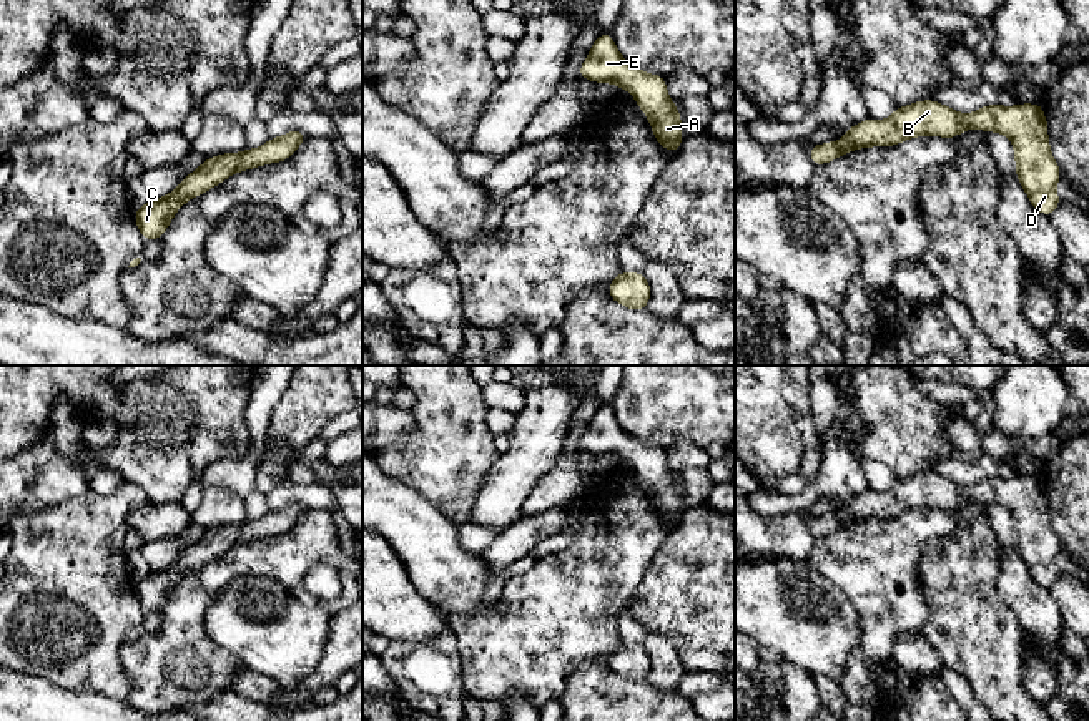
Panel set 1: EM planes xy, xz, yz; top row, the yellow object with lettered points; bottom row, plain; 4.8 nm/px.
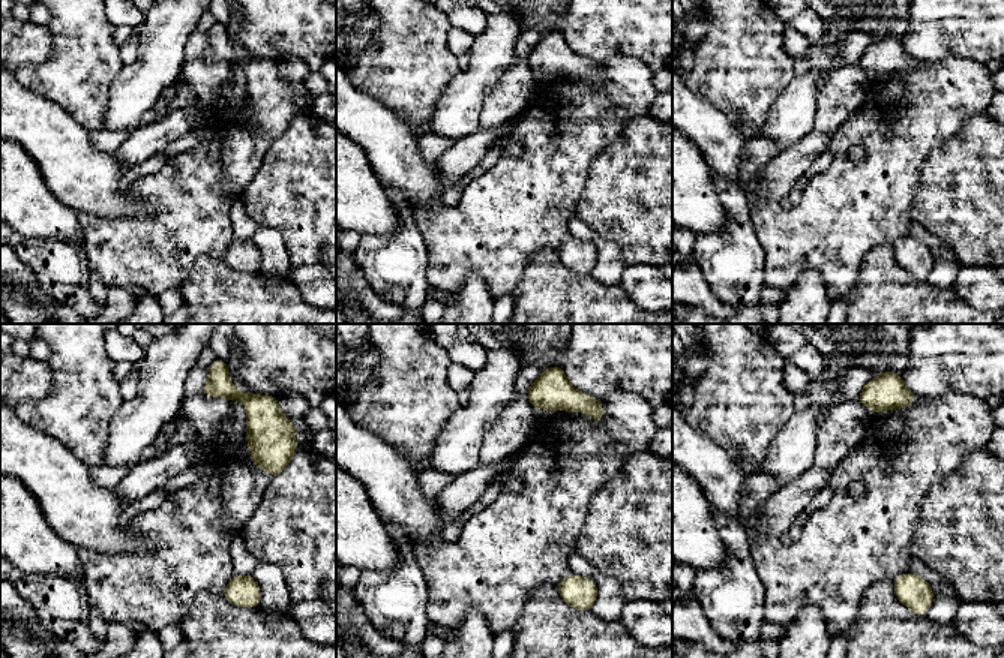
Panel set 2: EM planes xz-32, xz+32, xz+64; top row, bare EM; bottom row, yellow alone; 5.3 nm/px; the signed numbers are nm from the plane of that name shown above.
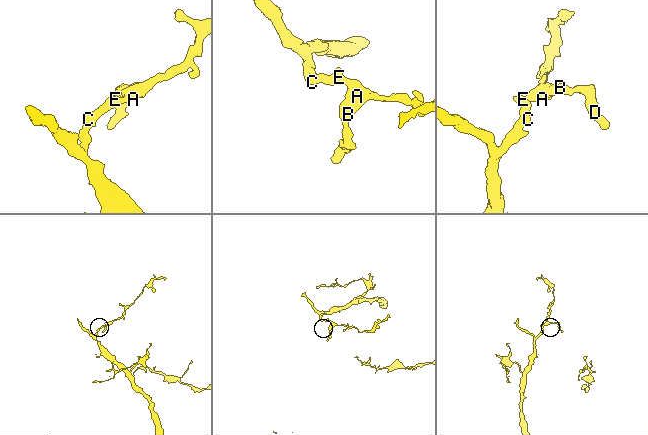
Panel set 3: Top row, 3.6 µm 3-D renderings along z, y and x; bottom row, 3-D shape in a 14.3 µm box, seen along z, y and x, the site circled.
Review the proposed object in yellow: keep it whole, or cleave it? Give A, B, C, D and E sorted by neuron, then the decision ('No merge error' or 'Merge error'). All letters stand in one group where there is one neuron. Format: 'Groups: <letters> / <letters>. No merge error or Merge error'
Groups: A B C D E. No merge error

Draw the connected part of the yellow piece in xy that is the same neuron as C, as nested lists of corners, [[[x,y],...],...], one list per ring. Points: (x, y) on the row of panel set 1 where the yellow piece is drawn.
[[[293,130],[279,138],[269,138],[261,148],[246,148],[241,153],[223,153],[206,158],[204,163],[188,174],[168,196],[160,199],[151,198],[145,206],[135,209],[135,223],[143,239],[161,239],[173,214],[188,199],[209,191],[238,171],[288,159],[306,138],[308,135],[304,131]]]

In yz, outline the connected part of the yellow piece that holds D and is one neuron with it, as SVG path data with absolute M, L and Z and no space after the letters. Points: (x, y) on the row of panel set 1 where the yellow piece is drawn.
M934 100L894 108L893 115L878 121L866 118L845 130L843 141L830 141L808 148L815 166L833 161L851 150L870 146L893 146L913 136L943 136L951 140L968 128L1006 135L1014 145L1016 178L1022 184L1032 208L1051 218L1061 199L1056 183L1061 169L1052 158L1047 121L1042 105L988 105L969 115L961 115Z

